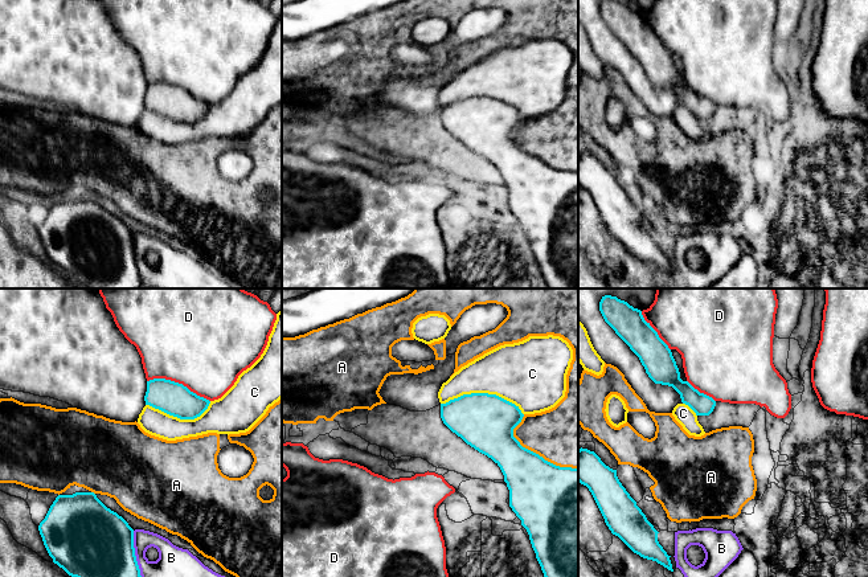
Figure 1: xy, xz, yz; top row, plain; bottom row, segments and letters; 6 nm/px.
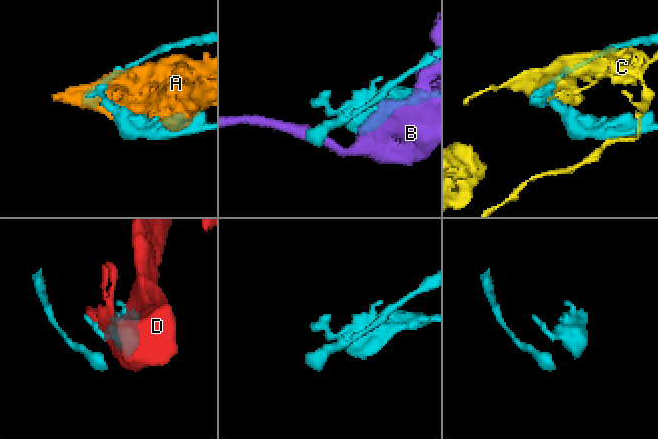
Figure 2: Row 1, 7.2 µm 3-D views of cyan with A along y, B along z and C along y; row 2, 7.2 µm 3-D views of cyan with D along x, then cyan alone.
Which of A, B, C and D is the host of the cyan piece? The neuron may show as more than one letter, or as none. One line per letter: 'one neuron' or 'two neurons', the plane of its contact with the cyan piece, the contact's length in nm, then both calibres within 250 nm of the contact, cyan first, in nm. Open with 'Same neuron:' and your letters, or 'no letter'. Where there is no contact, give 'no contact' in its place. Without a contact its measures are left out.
Same neuron: C
A: two neurons | xz | 480 nm | 380/400 nm
B: two neurons | xy | 300 nm | 460/280 nm
C: one neuron | xz | 500 nm | 340/360 nm
D: two neurons | xy | 400 nm | 200/500 nm

